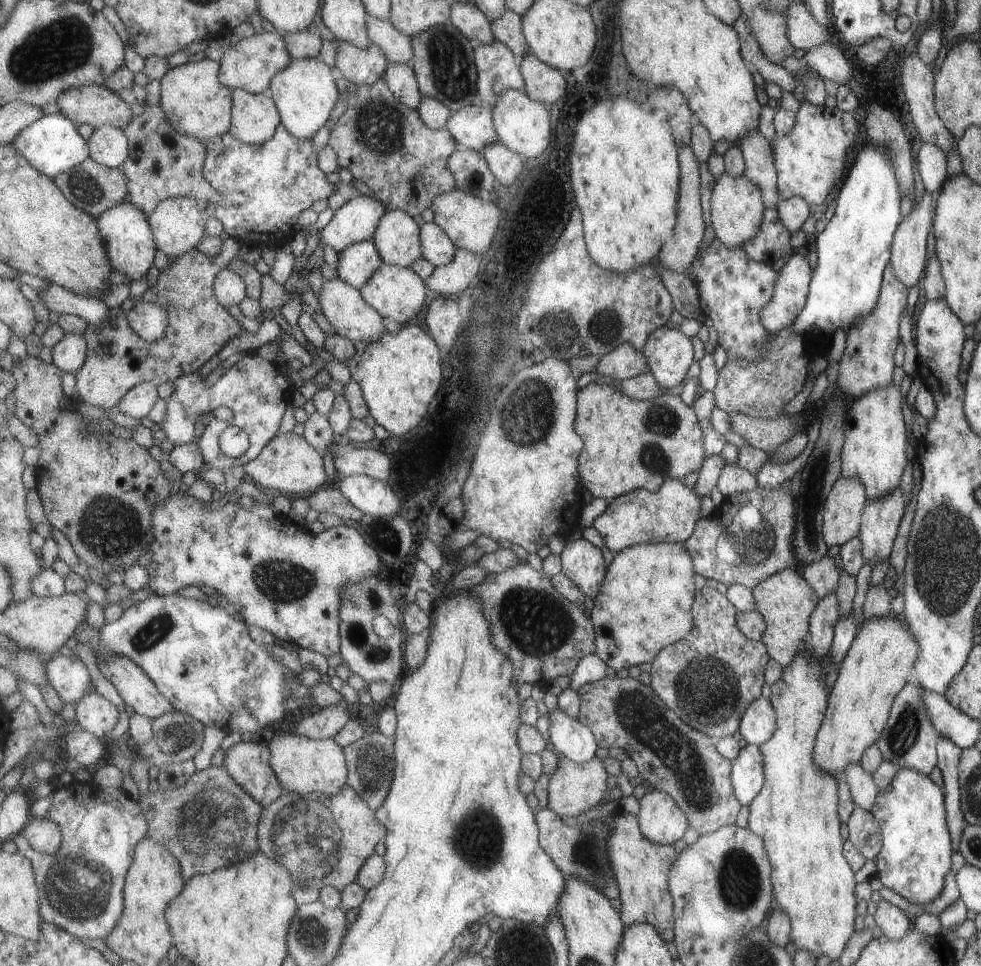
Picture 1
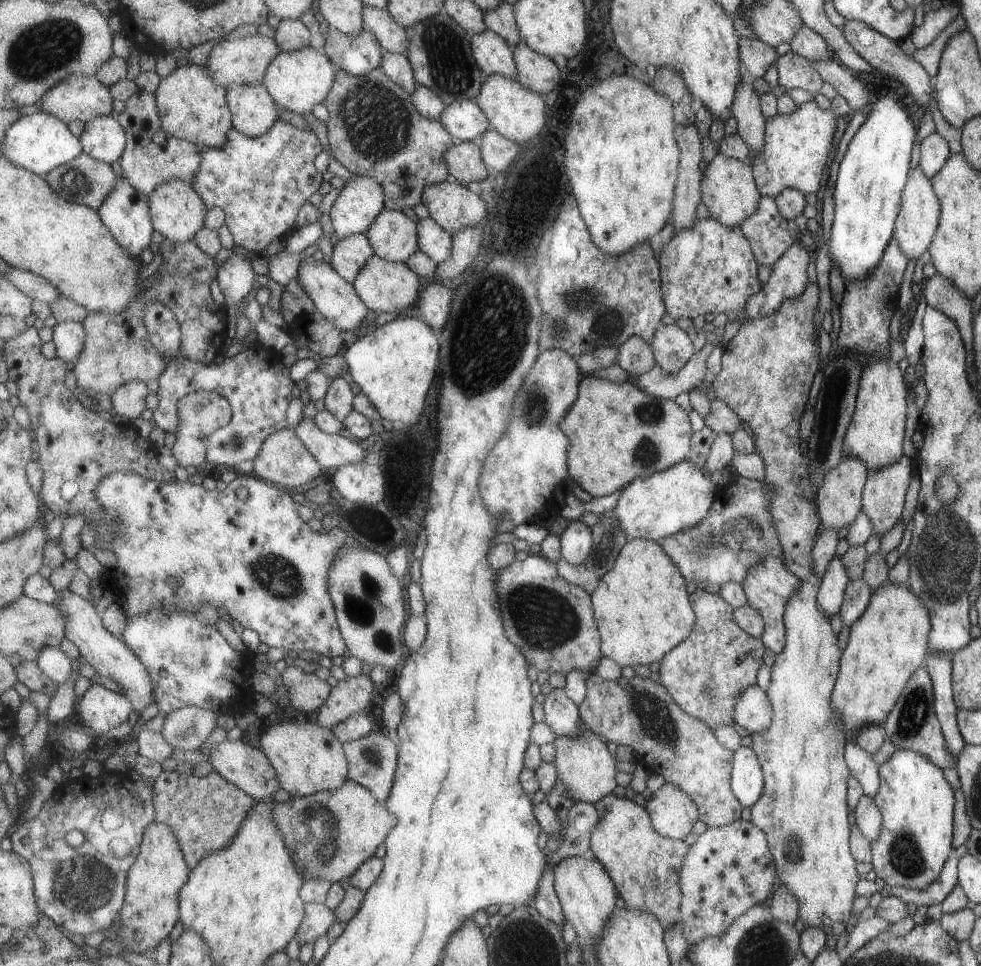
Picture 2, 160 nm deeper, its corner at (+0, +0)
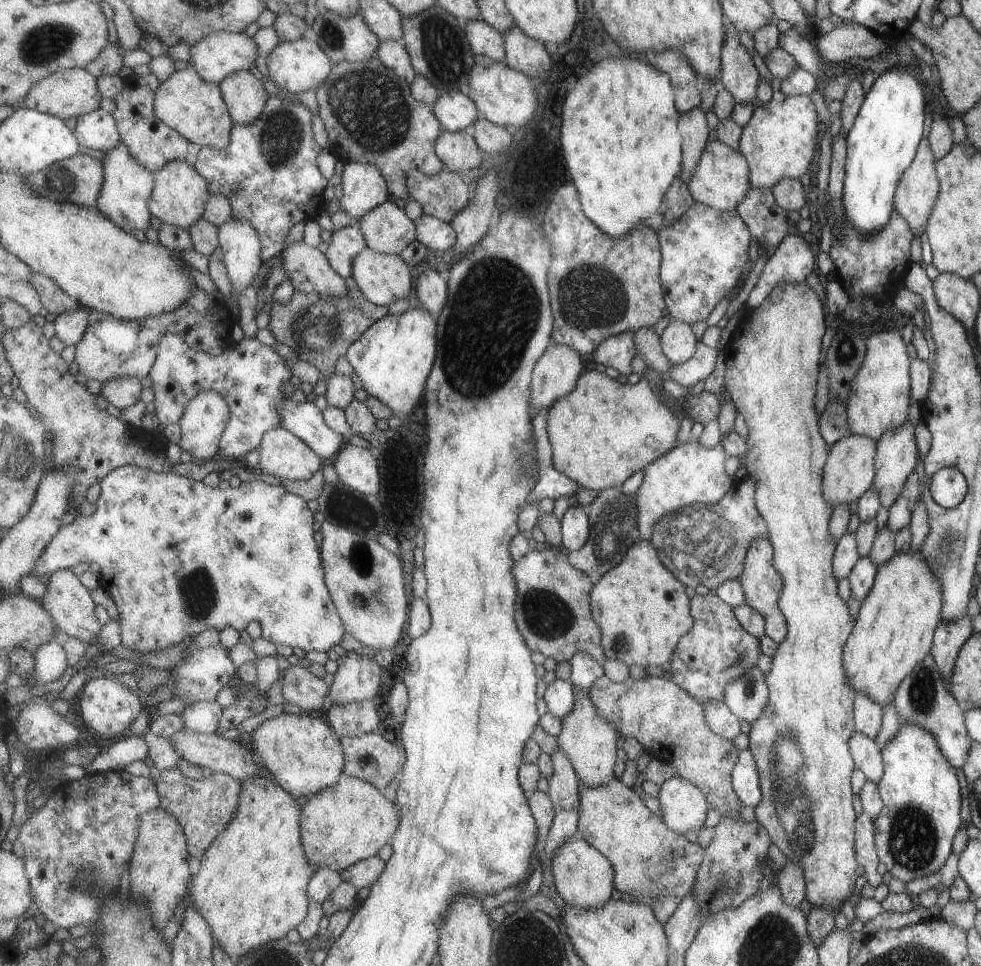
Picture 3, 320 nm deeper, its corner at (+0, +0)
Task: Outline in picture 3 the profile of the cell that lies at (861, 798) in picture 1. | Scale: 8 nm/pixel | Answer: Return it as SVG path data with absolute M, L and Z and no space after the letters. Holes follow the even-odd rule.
M854 732L850 737L849 750L853 754L854 765L863 772L865 779L877 784L882 776L882 760L874 740Z

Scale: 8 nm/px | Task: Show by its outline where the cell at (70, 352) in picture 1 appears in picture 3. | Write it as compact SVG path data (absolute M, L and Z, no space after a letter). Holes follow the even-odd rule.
M81 306L68 310L55 319L56 335L66 344L77 346L87 332L90 321L90 309Z

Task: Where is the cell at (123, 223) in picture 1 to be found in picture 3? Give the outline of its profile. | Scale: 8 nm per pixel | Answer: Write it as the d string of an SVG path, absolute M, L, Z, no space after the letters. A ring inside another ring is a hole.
M123 142L105 154L103 162L106 182L99 195L98 207L122 229L145 231L152 216L150 198L156 185L155 173L147 170Z

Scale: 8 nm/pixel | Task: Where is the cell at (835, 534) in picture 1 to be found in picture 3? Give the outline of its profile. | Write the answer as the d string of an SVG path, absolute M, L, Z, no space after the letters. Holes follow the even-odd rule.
M849 434L846 437L832 440L826 468L822 471L822 495L834 508L836 504L849 504L857 500L863 492L872 486L874 476L874 458L877 454L876 440L863 436Z

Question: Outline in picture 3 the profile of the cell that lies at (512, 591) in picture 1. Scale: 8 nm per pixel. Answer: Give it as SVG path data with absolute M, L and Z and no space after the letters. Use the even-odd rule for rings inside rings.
M561 548L530 549L514 561L515 584L519 586L515 602L515 620L519 620L519 632L527 640L527 648L539 651L555 662L568 661L578 652L586 652L598 663L605 660L601 643L601 629L589 614L591 579L570 563Z

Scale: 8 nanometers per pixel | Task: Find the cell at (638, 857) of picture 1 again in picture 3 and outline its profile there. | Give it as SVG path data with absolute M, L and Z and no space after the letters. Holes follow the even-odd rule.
M617 777L598 787L578 783L578 803L576 827L580 838L610 861L614 889L637 904L649 906L665 924L690 893L705 850L667 828L662 818L649 812L637 794Z

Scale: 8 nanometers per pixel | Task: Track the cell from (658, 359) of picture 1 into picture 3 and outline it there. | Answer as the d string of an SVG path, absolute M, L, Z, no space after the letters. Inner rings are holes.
M670 319L658 339L662 353L673 365L685 363L694 354L695 338L686 322Z

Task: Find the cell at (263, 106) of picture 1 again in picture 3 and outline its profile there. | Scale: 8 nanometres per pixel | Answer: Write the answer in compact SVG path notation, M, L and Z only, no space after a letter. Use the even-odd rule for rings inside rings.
M245 69L227 76L219 85L234 122L242 125L254 123L270 98L262 80Z

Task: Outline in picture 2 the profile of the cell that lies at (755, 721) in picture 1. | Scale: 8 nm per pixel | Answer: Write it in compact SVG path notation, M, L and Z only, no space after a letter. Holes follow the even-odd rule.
M751 685L737 698L733 710L733 722L749 733L765 730L772 717L771 704L766 692L758 685Z

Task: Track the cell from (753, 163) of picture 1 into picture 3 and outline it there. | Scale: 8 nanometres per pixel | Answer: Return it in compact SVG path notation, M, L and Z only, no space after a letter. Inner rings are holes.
M728 22L726 40L721 52L718 79L735 103L754 102L758 73L747 49L739 42L738 33Z

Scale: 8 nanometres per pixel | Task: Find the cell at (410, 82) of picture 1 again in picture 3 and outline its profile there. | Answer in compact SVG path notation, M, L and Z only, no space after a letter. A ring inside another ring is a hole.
M387 39L381 41L377 56L389 67L395 69L400 77L412 83L418 74L415 70L410 52L403 41Z

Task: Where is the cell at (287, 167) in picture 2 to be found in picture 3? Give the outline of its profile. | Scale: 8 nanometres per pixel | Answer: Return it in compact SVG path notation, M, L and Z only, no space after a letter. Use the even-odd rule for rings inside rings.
M270 96L262 115L254 123L234 123L232 141L227 148L202 147L194 167L207 179L212 194L223 193L231 201L233 217L246 220L257 229L262 240L262 259L266 261L285 249L291 228L315 218L324 205L323 192L328 178L323 176L319 166L323 146L323 136L313 132L313 114L307 106L290 103L281 96Z

